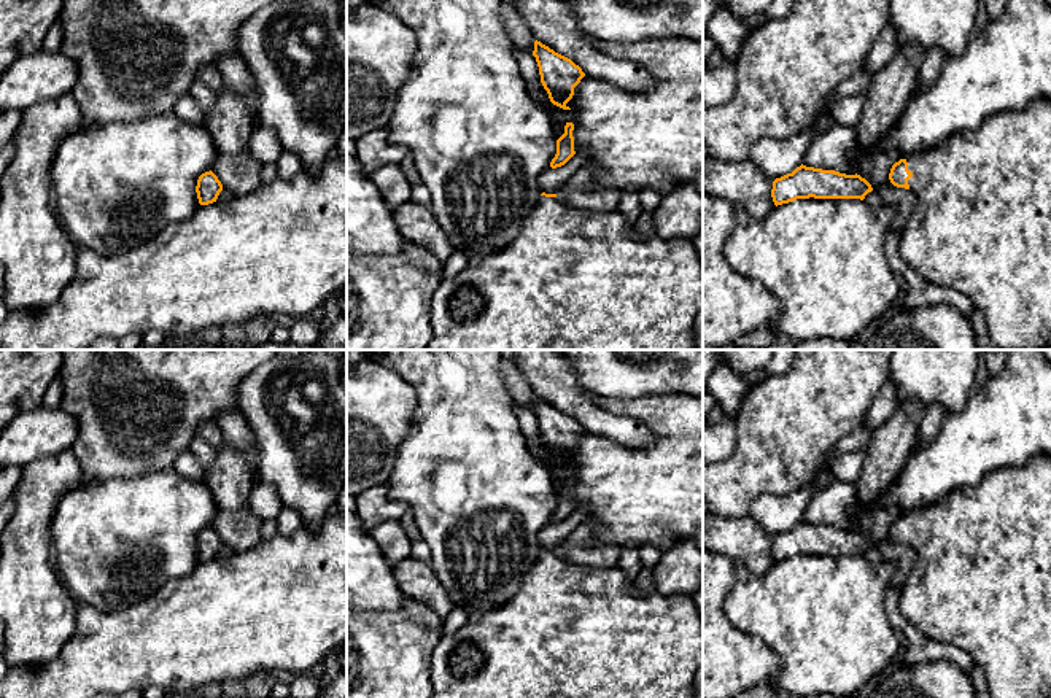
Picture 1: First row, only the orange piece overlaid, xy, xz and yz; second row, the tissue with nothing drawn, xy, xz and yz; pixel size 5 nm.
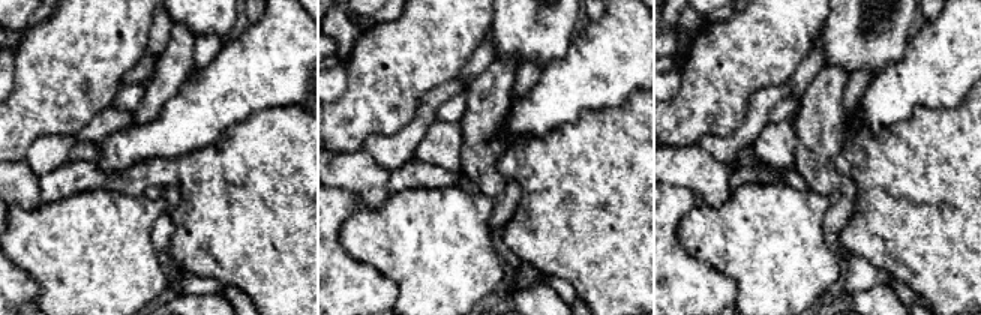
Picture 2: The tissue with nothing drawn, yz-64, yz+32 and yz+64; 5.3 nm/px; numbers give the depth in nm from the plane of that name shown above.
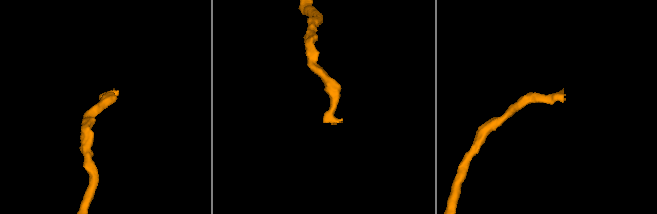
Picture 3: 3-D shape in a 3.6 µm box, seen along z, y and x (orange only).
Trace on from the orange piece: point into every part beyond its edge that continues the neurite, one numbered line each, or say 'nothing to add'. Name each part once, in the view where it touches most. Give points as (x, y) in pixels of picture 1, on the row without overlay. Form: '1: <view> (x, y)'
1: yz (981, 581)

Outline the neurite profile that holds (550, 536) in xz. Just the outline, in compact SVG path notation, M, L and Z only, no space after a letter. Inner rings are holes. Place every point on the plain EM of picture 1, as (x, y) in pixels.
M580 506L564 522L557 525L549 523L537 537L541 550L557 550L557 547L587 518L587 512L587 506Z

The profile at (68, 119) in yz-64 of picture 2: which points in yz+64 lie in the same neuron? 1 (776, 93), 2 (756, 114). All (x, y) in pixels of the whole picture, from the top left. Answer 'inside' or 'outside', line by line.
1: outside
2: outside

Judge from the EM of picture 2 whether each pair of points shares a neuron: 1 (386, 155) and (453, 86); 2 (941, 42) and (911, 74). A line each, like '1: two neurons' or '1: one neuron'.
1: one neuron
2: one neuron

